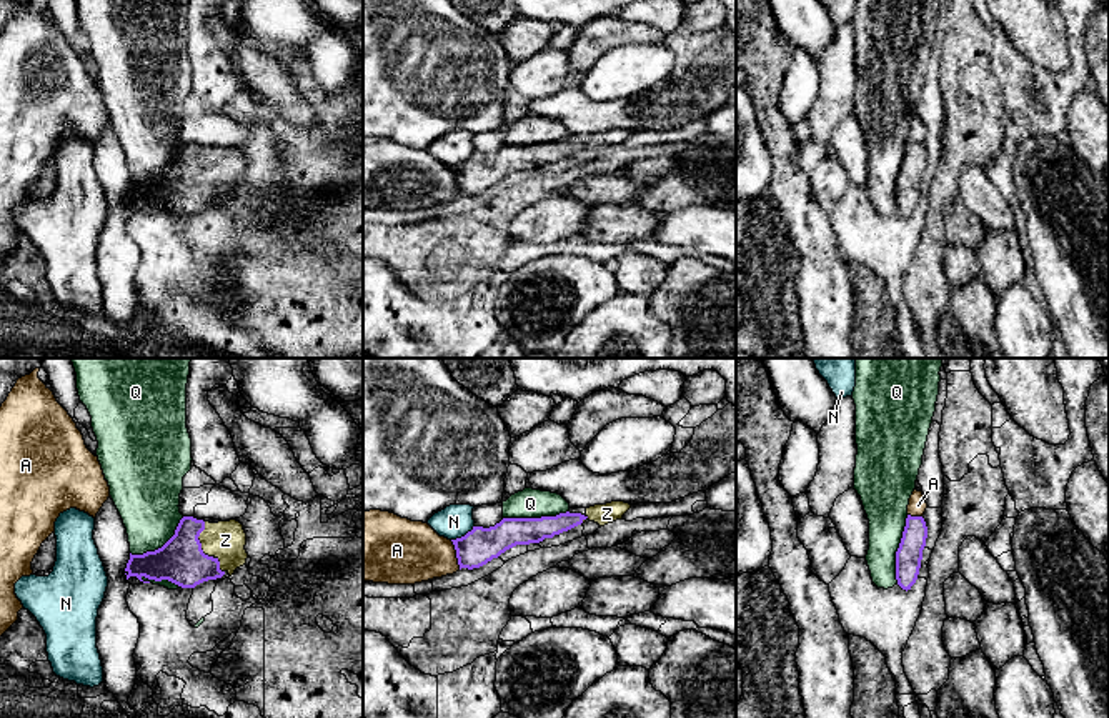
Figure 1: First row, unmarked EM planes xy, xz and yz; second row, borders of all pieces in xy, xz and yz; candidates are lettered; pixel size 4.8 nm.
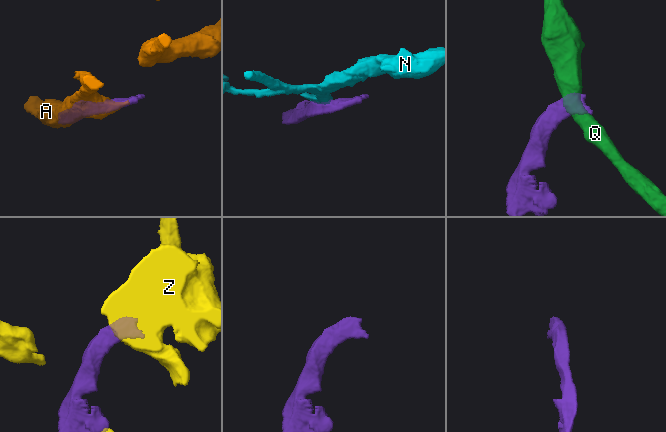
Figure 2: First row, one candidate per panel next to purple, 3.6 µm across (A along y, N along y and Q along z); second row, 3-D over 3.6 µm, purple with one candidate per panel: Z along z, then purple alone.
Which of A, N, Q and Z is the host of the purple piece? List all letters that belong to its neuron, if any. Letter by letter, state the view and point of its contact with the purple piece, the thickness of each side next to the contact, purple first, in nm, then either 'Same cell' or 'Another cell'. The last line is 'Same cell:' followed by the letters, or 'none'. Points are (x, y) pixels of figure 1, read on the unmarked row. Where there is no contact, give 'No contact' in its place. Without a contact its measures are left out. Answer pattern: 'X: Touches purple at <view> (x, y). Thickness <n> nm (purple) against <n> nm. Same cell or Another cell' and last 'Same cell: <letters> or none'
A: Touches purple at xz (457, 182). Thickness 170 nm (purple) against 320 nm. Another cell
N: Touches purple at xz (465, 162). Thickness 170 nm (purple) against 160 nm. Another cell
Q: Touches purple at yz (898, 177). Thickness 130 nm (purple) against 220 nm. Another cell
Z: Touches purple at xy (198, 169). Thickness 220 nm (purple) against 190 nm. Same cell
Same cell: Z

